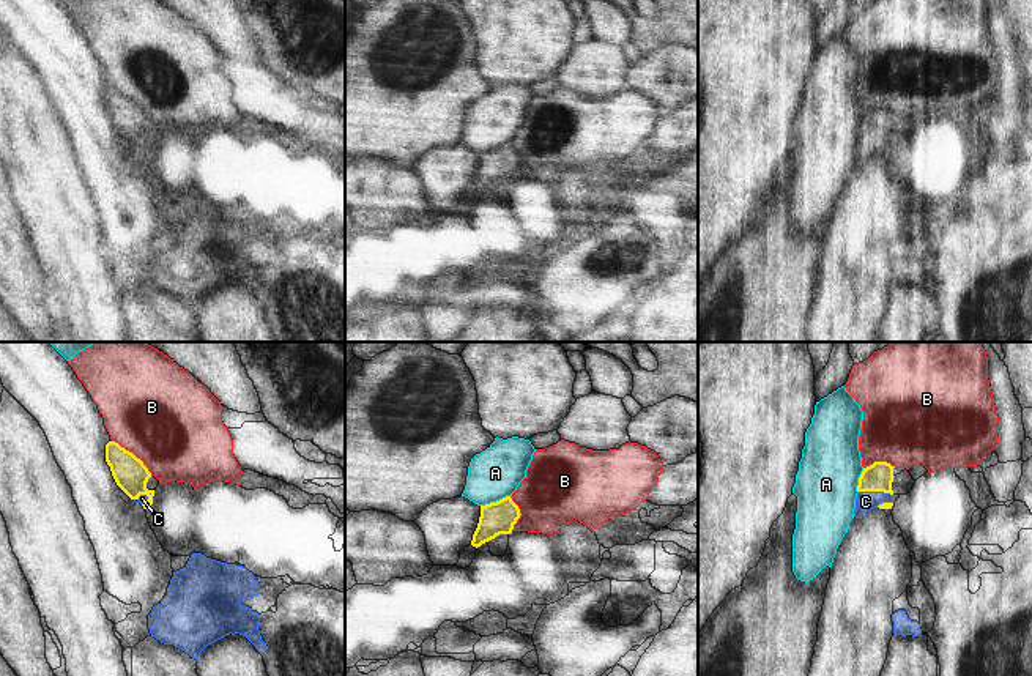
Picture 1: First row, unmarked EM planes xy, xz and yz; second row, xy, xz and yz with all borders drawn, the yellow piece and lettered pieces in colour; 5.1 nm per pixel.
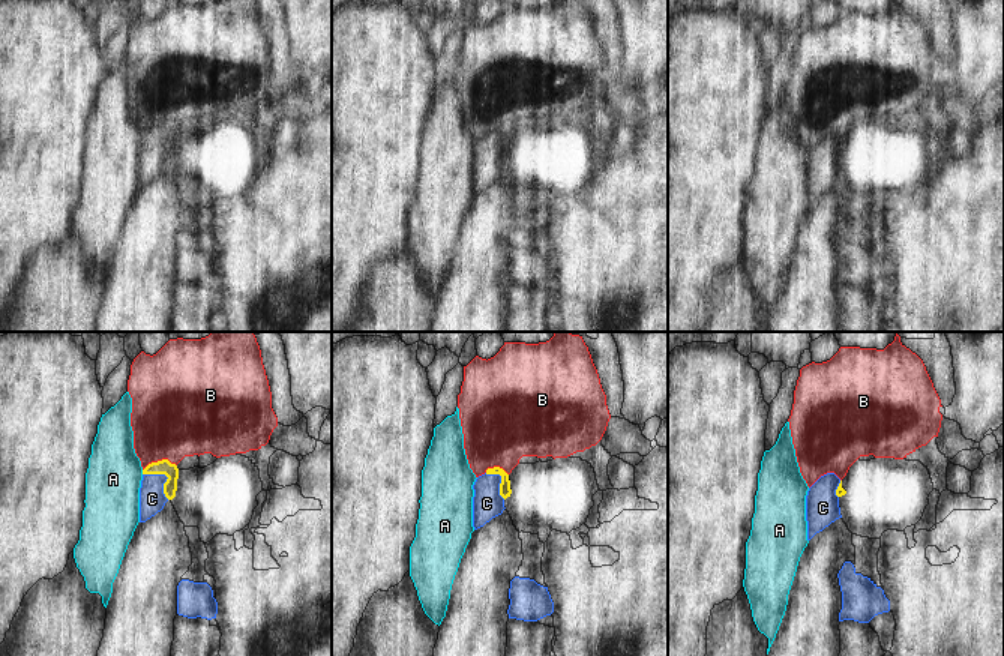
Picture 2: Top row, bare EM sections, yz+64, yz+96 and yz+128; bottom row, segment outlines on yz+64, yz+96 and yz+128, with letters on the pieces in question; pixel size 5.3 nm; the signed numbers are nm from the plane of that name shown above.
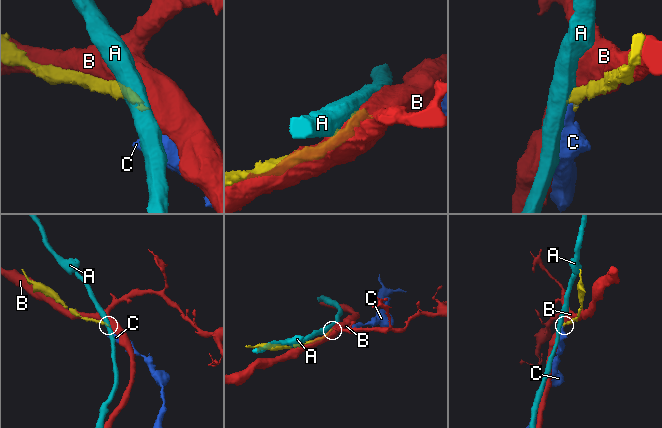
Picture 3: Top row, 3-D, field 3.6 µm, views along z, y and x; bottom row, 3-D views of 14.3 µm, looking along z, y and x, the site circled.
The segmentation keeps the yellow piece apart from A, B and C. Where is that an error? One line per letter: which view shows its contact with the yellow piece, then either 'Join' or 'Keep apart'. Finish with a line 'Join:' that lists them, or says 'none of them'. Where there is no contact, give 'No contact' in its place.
A: Touches yellow in xz. Keep apart
B: Touches yellow in xy. Keep apart
C: Touches yellow in yz. Join
Join: C.

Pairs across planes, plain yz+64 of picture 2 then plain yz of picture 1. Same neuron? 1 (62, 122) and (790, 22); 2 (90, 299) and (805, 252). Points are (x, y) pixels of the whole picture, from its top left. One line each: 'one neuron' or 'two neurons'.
1: one neuron
2: one neuron

